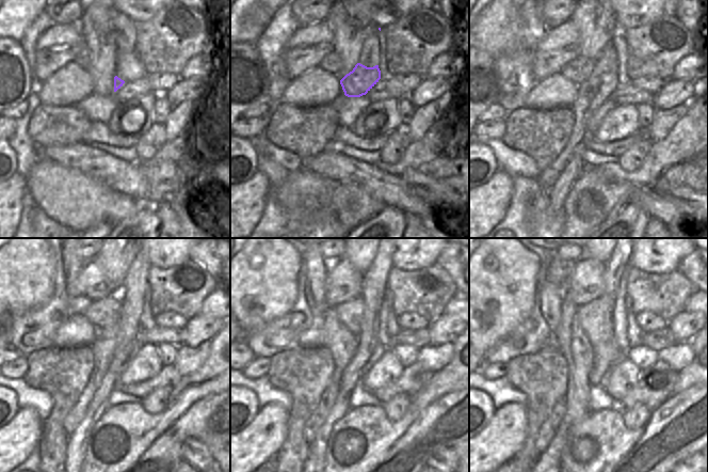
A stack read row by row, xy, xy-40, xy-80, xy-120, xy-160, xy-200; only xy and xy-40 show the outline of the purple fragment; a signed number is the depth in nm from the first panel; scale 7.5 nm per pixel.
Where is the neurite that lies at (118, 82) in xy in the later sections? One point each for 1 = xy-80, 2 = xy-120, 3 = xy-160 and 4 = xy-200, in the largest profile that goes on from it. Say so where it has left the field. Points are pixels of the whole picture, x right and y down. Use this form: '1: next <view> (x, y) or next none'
1: next xy-80 (602, 81)
2: next xy-120 (132, 293)
3: next xy-160 (375, 278)
4: next xy-200 (620, 260)

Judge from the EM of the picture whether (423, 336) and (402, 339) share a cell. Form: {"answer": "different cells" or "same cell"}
{"answer": "same cell"}

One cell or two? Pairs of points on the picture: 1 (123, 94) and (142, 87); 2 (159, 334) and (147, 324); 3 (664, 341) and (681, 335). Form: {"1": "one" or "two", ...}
{"1": "one", "2": "two", "3": "two"}

